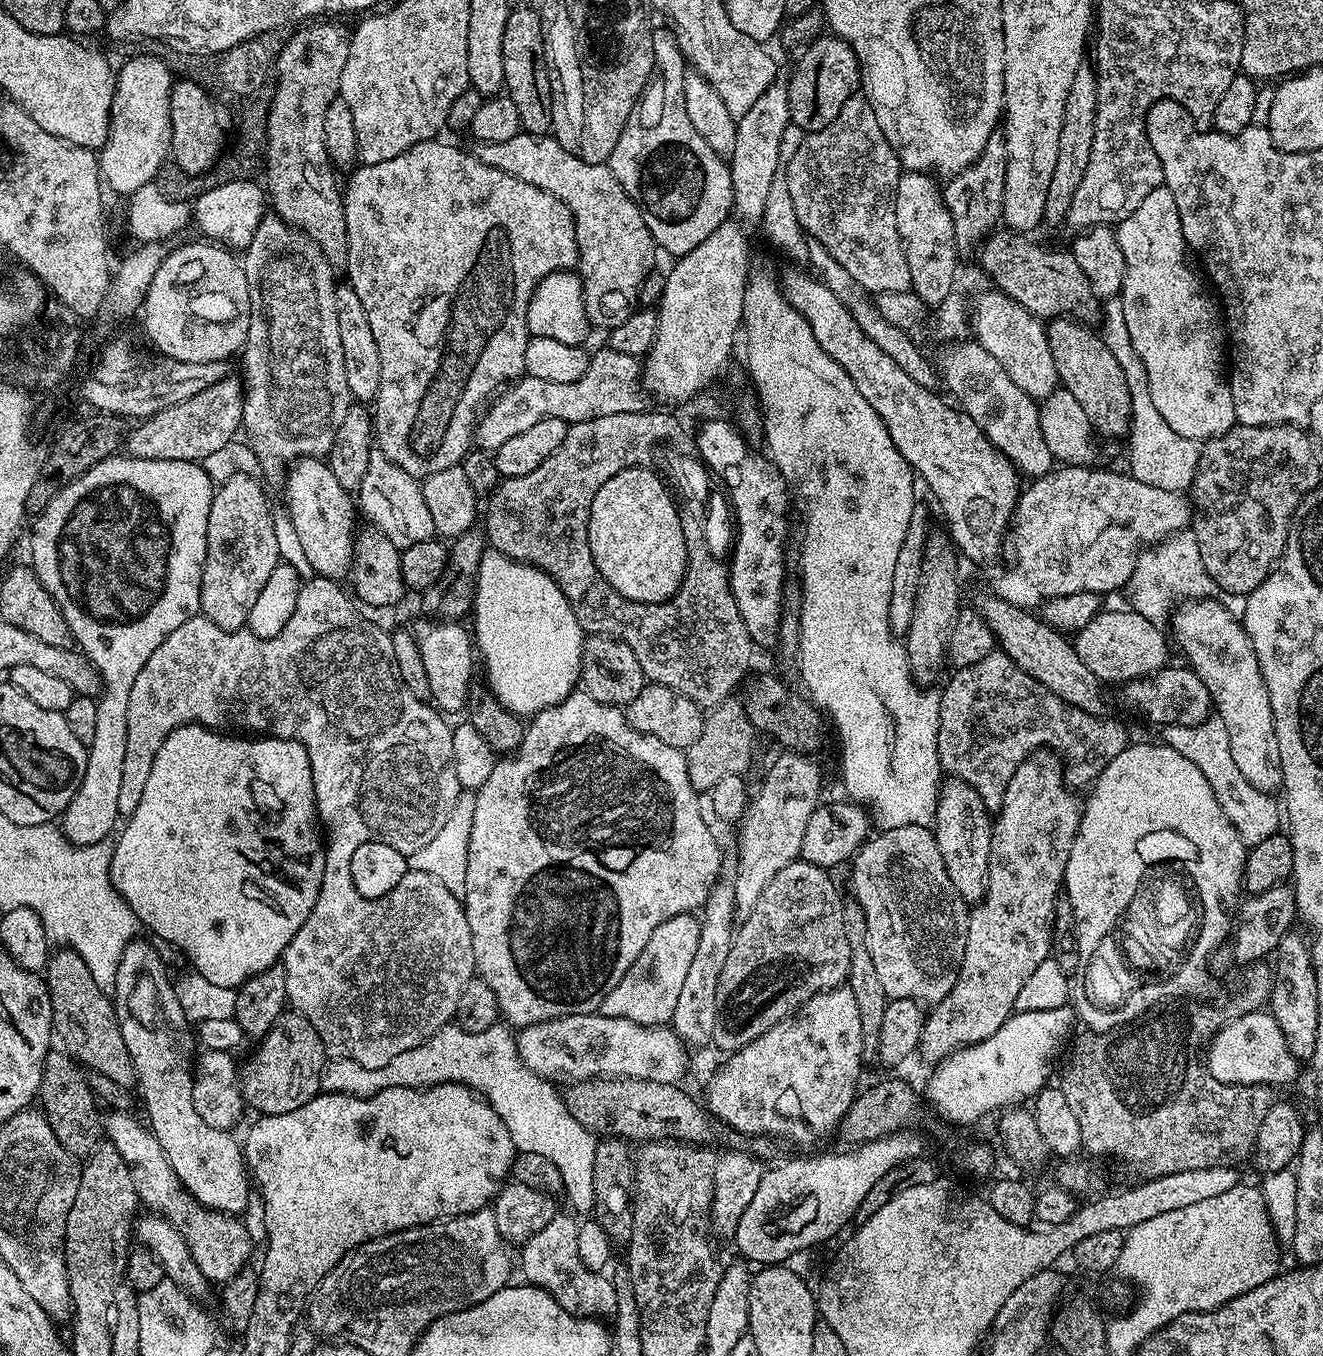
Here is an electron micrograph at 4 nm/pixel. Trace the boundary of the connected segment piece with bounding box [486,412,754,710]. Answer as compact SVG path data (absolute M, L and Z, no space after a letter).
M628 412L606 414L606 418L590 418L590 422L568 425L562 446L558 446L558 450L554 450L554 454L550 454L550 458L546 458L538 470L534 470L534 474L499 481L500 489L493 494L488 504L487 543L517 564L530 564L542 569L554 583L562 585L574 610L574 618L578 618L585 633L613 636L616 640L626 642L626 646L634 650L634 658L638 658L645 677L651 683L666 686L690 698L701 708L711 710L729 699L745 683L754 651L746 622L742 622L742 614L738 614L738 606L728 588L728 576L720 576L720 600L724 600L724 604L716 604L716 608L708 608L708 600L712 600L712 588L704 592L704 580L700 580L700 600L692 600L692 596L684 596L684 592L678 590L672 599L661 604L639 604L627 600L618 594L618 590L611 588L599 573L590 554L588 526L594 494L598 494L601 486L614 478L614 474L627 468Z

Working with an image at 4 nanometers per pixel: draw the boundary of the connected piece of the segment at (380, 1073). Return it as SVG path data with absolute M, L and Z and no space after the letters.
M497 1022L490 1030L467 1032L459 1023L447 1024L422 1046L398 1054L394 1062L381 1068L367 1068L358 1062L329 1059L322 1070L320 1092L347 1096L373 1096L387 1088L432 1088L435 1084L465 1084L480 1093L488 1105L506 1122L517 1153L529 1152L550 1158L564 1182L563 1193L573 1213L591 1213L596 1207L594 1194L594 1150L598 1140L570 1114L557 1085L526 1067L516 1048L511 1027Z

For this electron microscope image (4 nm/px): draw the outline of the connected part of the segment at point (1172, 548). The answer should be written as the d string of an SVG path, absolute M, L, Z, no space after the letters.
M1195 531L1176 532L1173 536L1167 536L1166 539L1161 540L1159 544L1141 551L1140 557L1136 559L1134 574L1126 585L1126 592L1132 595L1133 609L1131 608L1131 611L1137 617L1153 622L1169 619L1176 596L1184 596L1183 598L1215 597L1218 589L1214 578L1206 574L1206 566L1198 550Z

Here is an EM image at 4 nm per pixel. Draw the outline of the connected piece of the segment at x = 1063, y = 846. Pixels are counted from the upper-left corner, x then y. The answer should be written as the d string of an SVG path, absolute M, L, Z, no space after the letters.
M1041 750L1027 756L1014 770L1010 786L1002 806L995 813L990 842L990 862L988 863L988 885L984 899L968 913L968 933L962 966L950 994L942 998L927 1013L920 1039L919 1055L931 1062L939 1062L957 1048L982 1042L1012 1017L1016 1011L1018 993L1034 974L1034 969L1049 959L1052 950L1052 920L1056 917L1056 900L1062 894L1066 862L1078 834L1081 797L1064 789L1066 768L1061 757L1052 750Z

